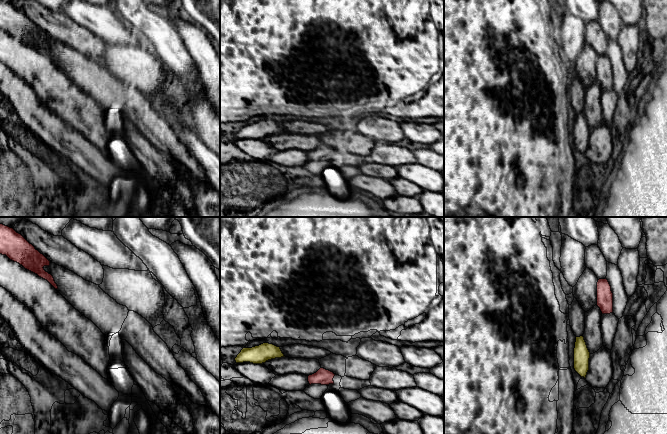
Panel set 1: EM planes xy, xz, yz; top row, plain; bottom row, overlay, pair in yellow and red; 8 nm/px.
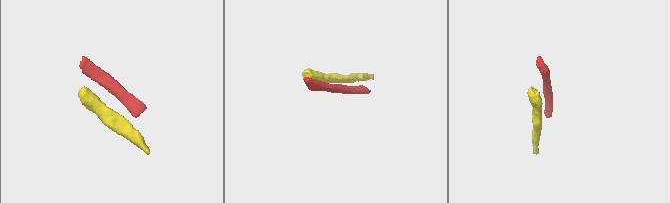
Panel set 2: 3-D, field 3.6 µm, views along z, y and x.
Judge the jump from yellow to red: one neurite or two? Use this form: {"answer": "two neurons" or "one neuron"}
{"answer": "two neurons"}

